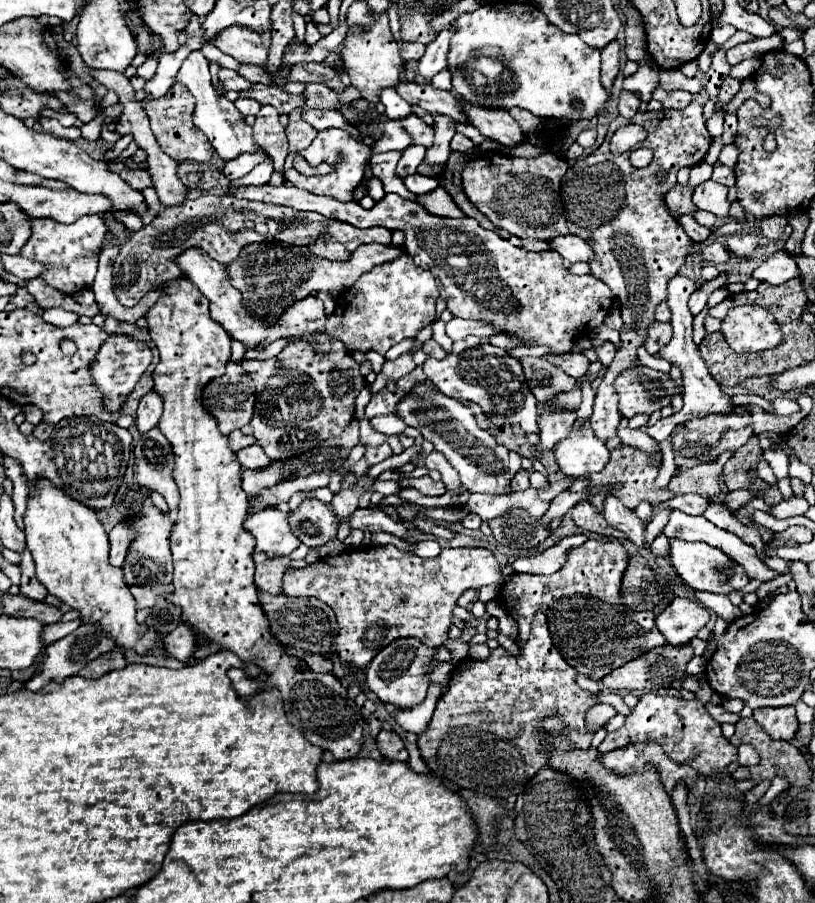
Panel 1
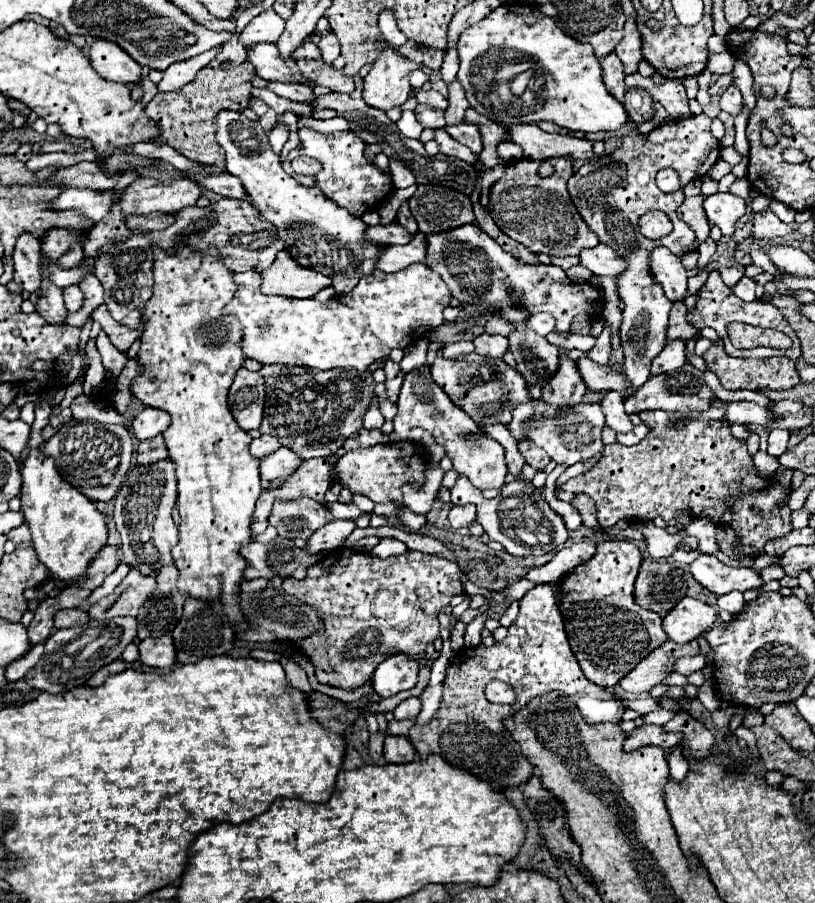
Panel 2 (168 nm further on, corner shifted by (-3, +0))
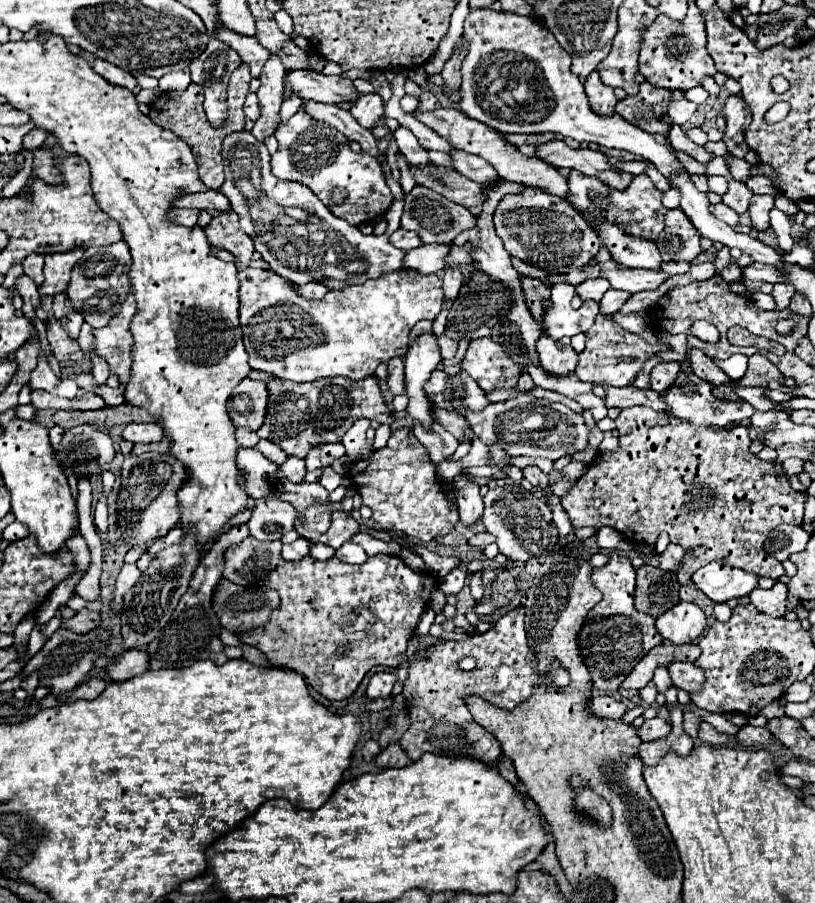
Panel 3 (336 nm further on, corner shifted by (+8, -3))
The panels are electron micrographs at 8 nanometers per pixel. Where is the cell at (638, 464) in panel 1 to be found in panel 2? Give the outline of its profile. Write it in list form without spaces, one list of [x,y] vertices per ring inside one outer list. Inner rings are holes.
[[[662,410],[638,412],[638,416],[650,430],[640,444],[604,446],[604,456],[592,470],[588,470],[578,478],[568,480],[562,486],[562,490],[584,492],[596,502],[596,518],[600,526],[612,528],[620,520],[638,522],[638,520],[654,520],[660,516],[666,524],[674,524],[682,532],[684,526],[674,520],[674,514],[680,510],[684,514],[690,514],[692,518],[702,518],[716,526],[720,524],[732,526],[732,530],[738,536],[738,546],[734,546],[734,552],[738,556],[752,556],[752,558],[764,554],[764,544],[768,540],[784,536],[792,530],[792,512],[788,508],[790,490],[780,486],[776,476],[766,478],[756,472],[752,456],[746,450],[746,440],[734,438],[730,434],[730,424],[726,420],[680,420],[676,412],[662,412]]]

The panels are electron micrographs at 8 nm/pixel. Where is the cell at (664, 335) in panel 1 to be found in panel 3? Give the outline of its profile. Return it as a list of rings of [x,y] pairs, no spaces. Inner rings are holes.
[[[661,361],[651,371],[651,389],[665,391],[665,387],[673,385],[673,379],[677,377],[679,363],[675,361]]]

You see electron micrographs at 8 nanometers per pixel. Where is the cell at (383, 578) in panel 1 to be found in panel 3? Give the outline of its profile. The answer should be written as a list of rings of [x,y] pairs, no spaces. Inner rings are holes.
[[[309,555],[301,561],[281,561],[265,579],[265,585],[275,589],[281,597],[281,613],[273,611],[271,621],[249,633],[241,633],[239,639],[247,645],[257,647],[265,653],[273,667],[287,667],[307,677],[307,683],[325,699],[343,701],[355,693],[363,677],[375,665],[397,667],[401,657],[407,653],[409,639],[425,607],[429,605],[431,593],[437,589],[437,579],[431,571],[413,571],[397,555],[375,555],[363,565],[349,565],[331,557],[327,561],[313,561]],[[357,617],[363,617],[363,629],[351,631]]]

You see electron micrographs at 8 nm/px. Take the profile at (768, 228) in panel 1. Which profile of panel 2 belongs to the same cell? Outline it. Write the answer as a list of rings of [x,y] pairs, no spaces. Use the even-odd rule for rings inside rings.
[[[766,208],[764,212],[756,212],[754,214],[754,240],[776,240],[780,236],[790,234],[796,228],[796,224],[784,224],[770,208]]]

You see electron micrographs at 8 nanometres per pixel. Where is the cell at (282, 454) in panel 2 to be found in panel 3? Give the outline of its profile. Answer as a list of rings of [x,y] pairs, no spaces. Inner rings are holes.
[[[287,457],[285,463],[279,465],[279,471],[293,483],[301,483],[305,477],[305,461],[299,457]]]

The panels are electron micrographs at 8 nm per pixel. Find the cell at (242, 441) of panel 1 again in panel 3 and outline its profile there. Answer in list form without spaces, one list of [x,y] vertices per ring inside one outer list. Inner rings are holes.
[[[259,439],[259,443],[257,443],[253,449],[257,449],[261,455],[265,455],[269,461],[273,461],[273,463],[277,463],[277,465],[287,459],[287,453],[285,453],[281,447],[277,447],[275,443],[265,441],[265,439]]]

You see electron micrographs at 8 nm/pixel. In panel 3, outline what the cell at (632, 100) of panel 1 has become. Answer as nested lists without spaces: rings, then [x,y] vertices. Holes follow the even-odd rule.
[[[643,81],[639,85],[637,95],[627,95],[617,103],[615,113],[647,133],[667,135],[671,125],[669,117],[665,123],[667,103],[669,103],[669,91],[663,91],[659,87],[653,87],[649,81]]]

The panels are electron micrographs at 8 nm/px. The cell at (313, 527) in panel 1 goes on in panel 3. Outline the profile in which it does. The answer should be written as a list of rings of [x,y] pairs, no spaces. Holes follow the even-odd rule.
[[[257,499],[251,519],[247,521],[251,537],[259,541],[273,541],[281,539],[285,531],[295,529],[297,511],[293,505],[281,501],[281,499]]]

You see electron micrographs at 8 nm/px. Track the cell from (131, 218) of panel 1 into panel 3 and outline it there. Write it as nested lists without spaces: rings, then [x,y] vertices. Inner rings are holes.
[[[205,191],[205,193],[185,193],[173,201],[173,207],[193,207],[207,211],[227,211],[229,201],[221,191]]]

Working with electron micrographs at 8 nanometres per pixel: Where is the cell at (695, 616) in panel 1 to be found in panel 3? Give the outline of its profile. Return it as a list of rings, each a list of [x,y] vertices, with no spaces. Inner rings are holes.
[[[677,603],[667,613],[659,615],[657,631],[669,643],[691,643],[695,641],[707,625],[705,613],[695,603]]]

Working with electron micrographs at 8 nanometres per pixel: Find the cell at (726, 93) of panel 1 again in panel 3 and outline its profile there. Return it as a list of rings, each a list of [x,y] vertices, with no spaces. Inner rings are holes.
[[[729,95],[723,105],[723,117],[727,123],[727,129],[723,135],[727,151],[737,159],[745,159],[749,147],[745,147],[743,135],[751,123],[751,111],[747,103],[739,95]]]

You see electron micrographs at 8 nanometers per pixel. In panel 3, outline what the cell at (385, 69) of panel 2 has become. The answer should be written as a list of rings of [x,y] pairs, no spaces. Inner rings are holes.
[[[365,93],[361,95],[353,107],[351,115],[357,119],[357,123],[365,129],[373,129],[375,121],[383,115],[383,99],[377,93]]]

